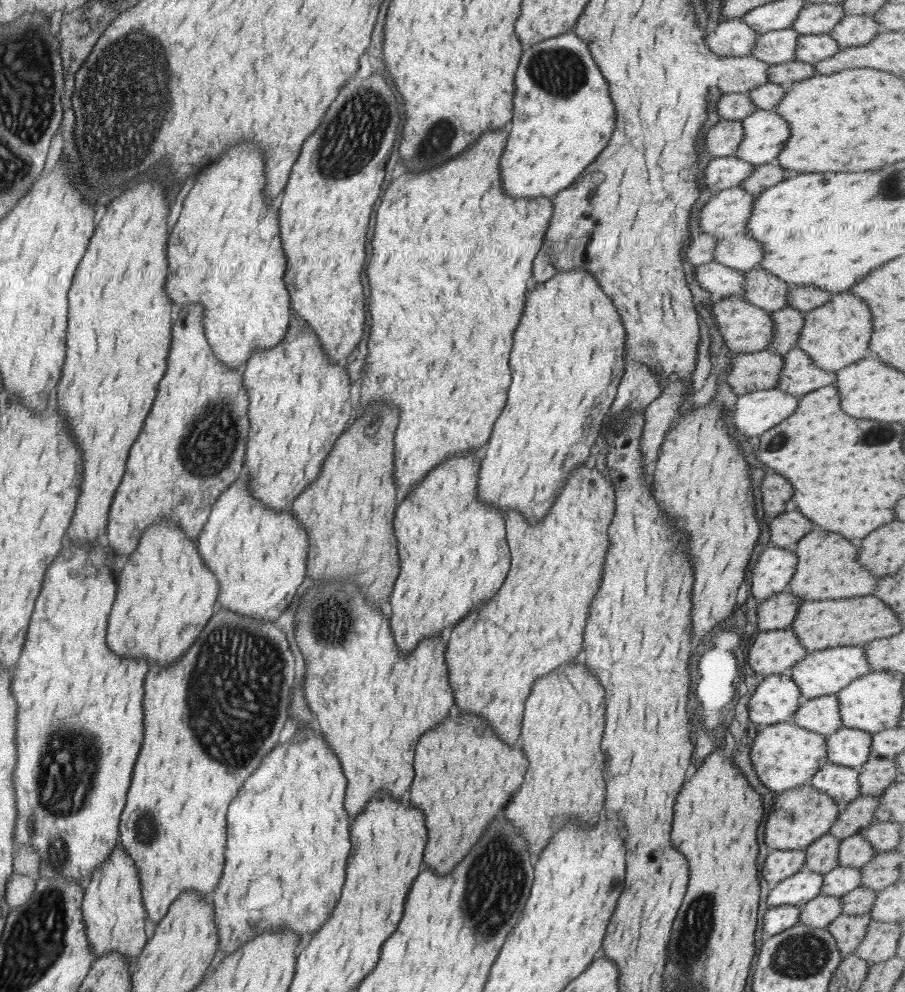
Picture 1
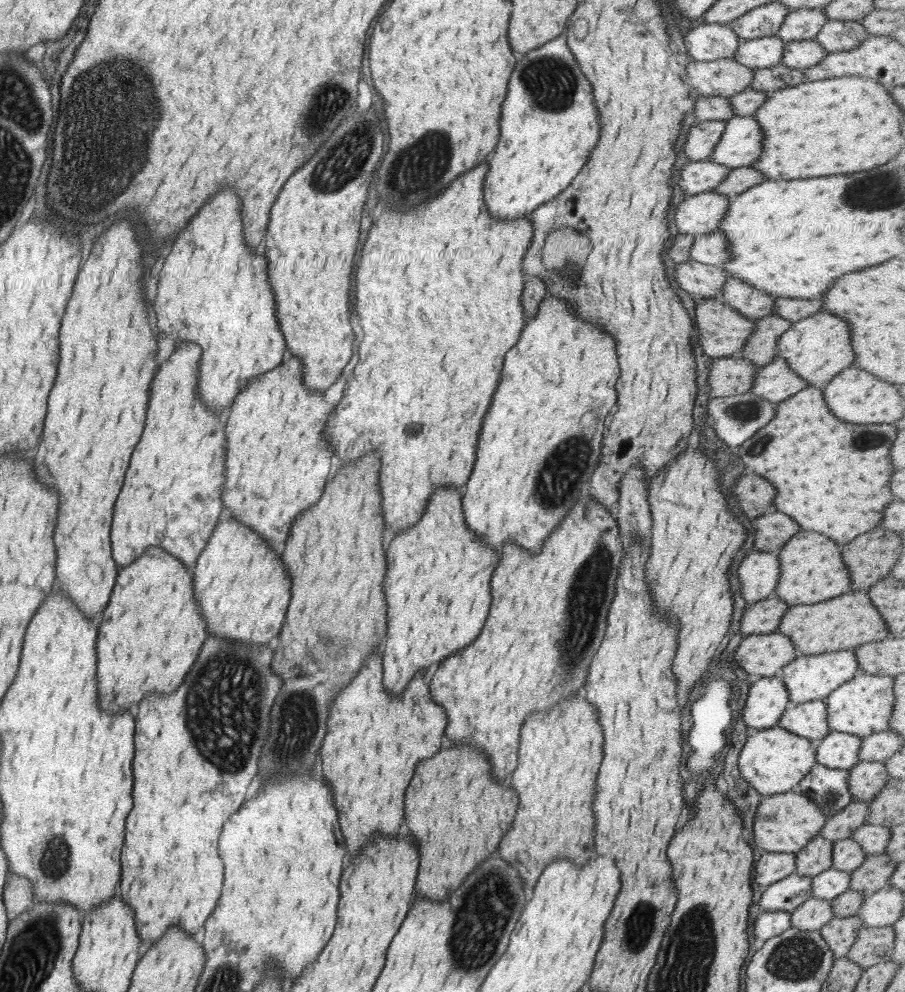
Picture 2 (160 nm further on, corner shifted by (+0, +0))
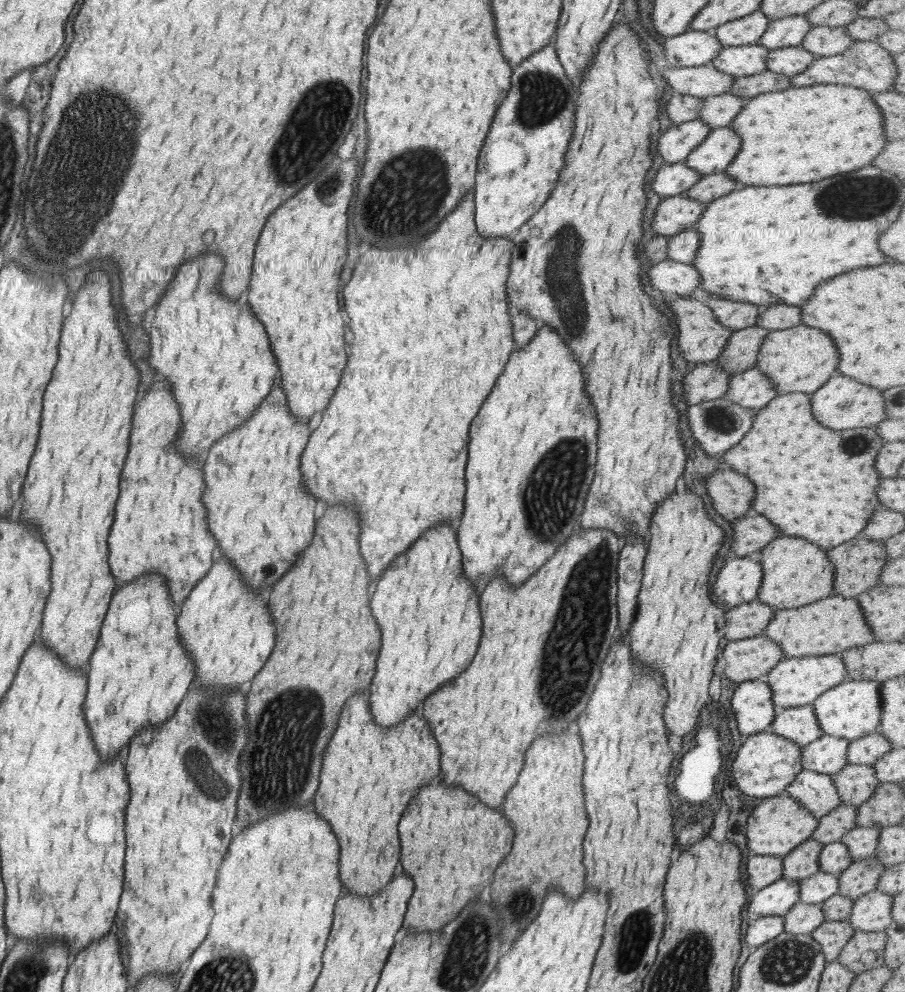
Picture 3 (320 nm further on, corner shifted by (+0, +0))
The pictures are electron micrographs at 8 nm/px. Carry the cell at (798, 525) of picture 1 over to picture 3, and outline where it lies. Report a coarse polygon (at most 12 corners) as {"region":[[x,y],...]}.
{"region":[[763,518],[731,522],[732,556],[754,556],[777,530]]}

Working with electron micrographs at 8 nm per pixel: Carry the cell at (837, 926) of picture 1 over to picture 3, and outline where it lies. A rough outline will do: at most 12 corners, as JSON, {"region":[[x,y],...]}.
{"region":[[847,919],[823,921],[810,932],[825,963],[836,961],[854,928]]}

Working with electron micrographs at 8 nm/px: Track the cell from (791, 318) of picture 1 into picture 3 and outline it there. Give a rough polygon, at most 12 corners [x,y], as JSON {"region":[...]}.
{"region":[[733,331],[715,363],[727,375],[756,366],[769,331]]}

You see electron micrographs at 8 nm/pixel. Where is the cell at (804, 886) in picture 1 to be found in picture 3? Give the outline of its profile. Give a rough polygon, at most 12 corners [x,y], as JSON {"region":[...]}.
{"region":[[781,878],[753,892],[751,918],[782,917],[799,901],[799,882]]}

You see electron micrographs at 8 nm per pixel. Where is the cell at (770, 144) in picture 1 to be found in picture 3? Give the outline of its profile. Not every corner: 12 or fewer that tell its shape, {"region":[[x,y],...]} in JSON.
{"region":[[730,125],[711,129],[683,163],[721,173],[741,146]]}

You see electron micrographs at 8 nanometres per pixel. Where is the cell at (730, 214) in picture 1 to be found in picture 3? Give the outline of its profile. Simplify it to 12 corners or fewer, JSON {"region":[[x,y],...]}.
{"region":[[662,197],[649,228],[668,237],[693,229],[706,203]]}

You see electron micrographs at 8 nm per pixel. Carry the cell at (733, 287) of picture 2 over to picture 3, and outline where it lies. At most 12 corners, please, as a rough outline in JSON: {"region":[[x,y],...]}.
{"region":[[695,292],[691,298],[711,309],[729,331],[753,326],[761,308]]}

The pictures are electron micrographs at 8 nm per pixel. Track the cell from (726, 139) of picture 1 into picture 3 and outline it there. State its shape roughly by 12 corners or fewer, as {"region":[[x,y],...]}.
{"region":[[698,119],[671,125],[655,142],[663,165],[683,162],[711,128]]}

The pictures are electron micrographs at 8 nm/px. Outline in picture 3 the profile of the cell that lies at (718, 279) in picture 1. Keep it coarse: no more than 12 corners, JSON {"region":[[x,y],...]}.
{"region":[[664,258],[645,270],[651,288],[668,298],[701,290],[689,264]]}

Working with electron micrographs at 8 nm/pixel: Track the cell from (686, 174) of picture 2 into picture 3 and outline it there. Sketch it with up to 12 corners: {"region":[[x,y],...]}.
{"region":[[683,162],[661,165],[649,188],[683,194],[701,174]]}

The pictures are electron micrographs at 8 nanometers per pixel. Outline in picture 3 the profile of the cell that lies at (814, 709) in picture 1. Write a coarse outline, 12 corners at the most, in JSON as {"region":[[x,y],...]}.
{"region":[[811,704],[775,707],[768,730],[798,744],[822,734]]}

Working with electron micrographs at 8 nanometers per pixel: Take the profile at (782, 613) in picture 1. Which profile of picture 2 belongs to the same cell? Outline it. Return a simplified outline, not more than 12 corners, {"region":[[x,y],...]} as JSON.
{"region":[[774,595],[746,605],[745,637],[775,632],[787,607]]}

